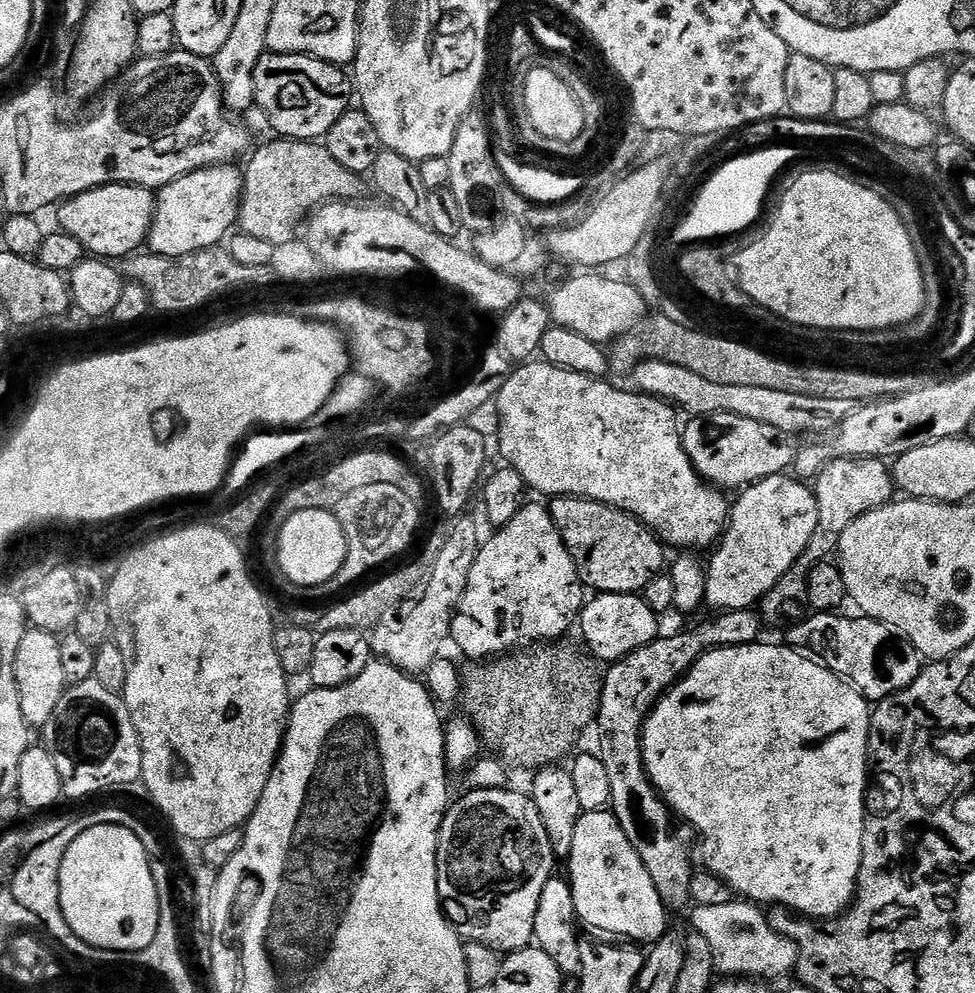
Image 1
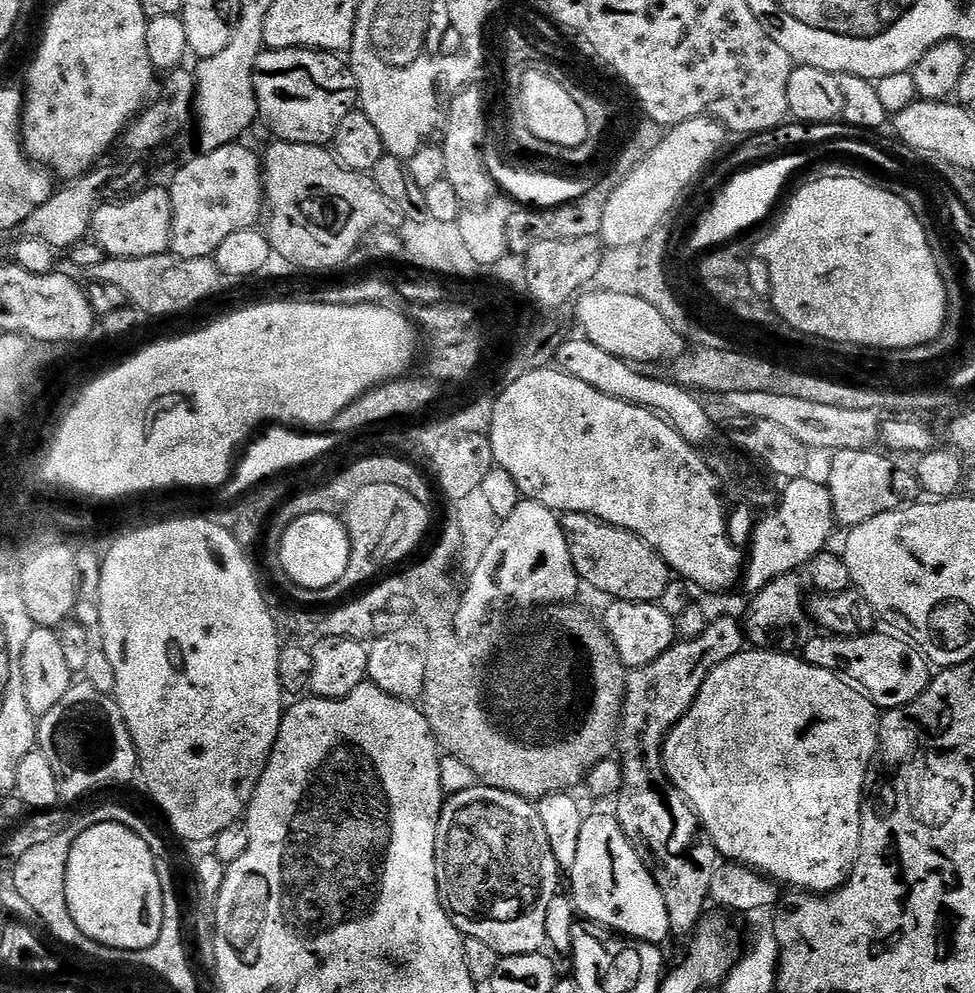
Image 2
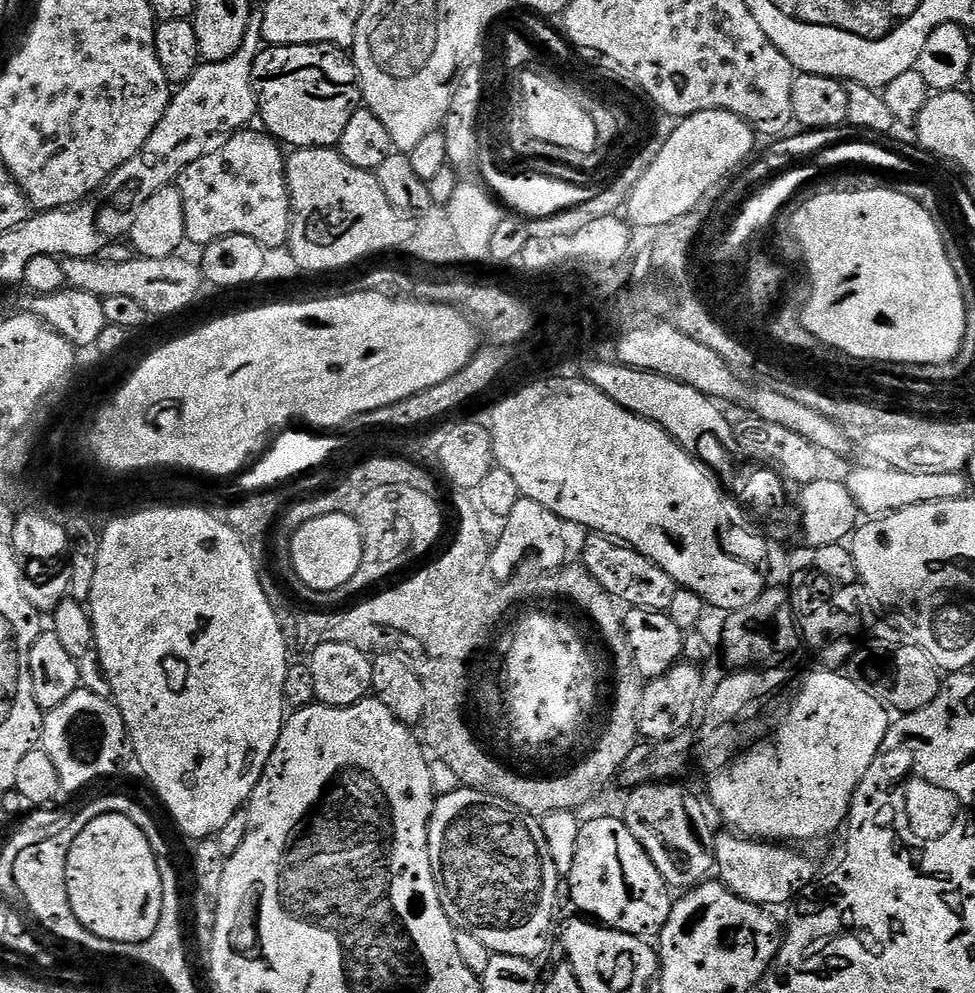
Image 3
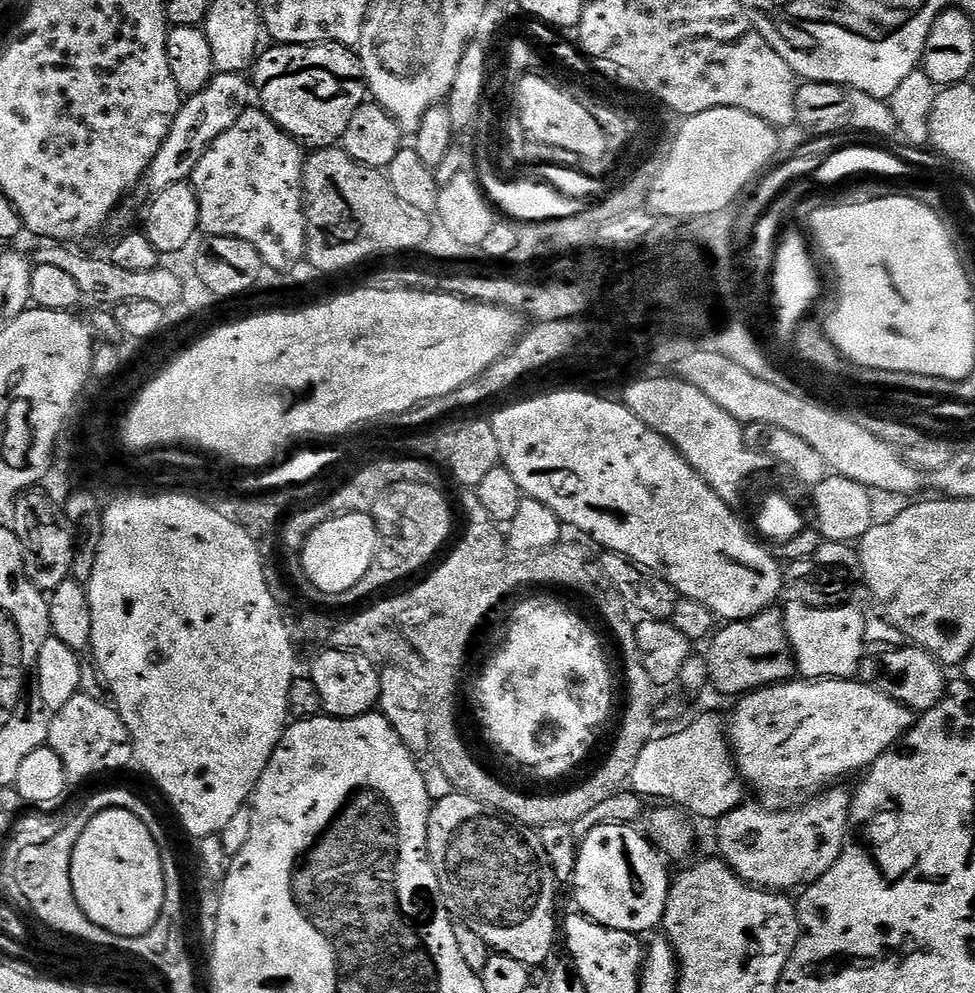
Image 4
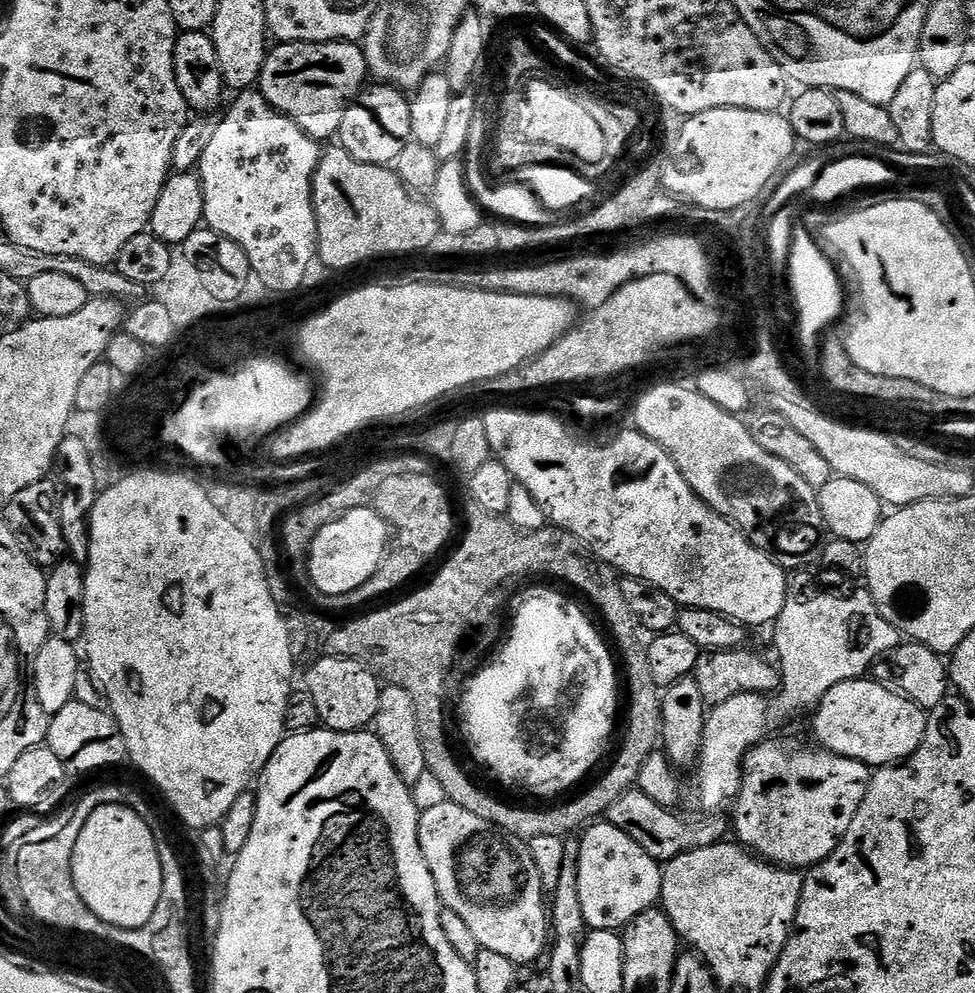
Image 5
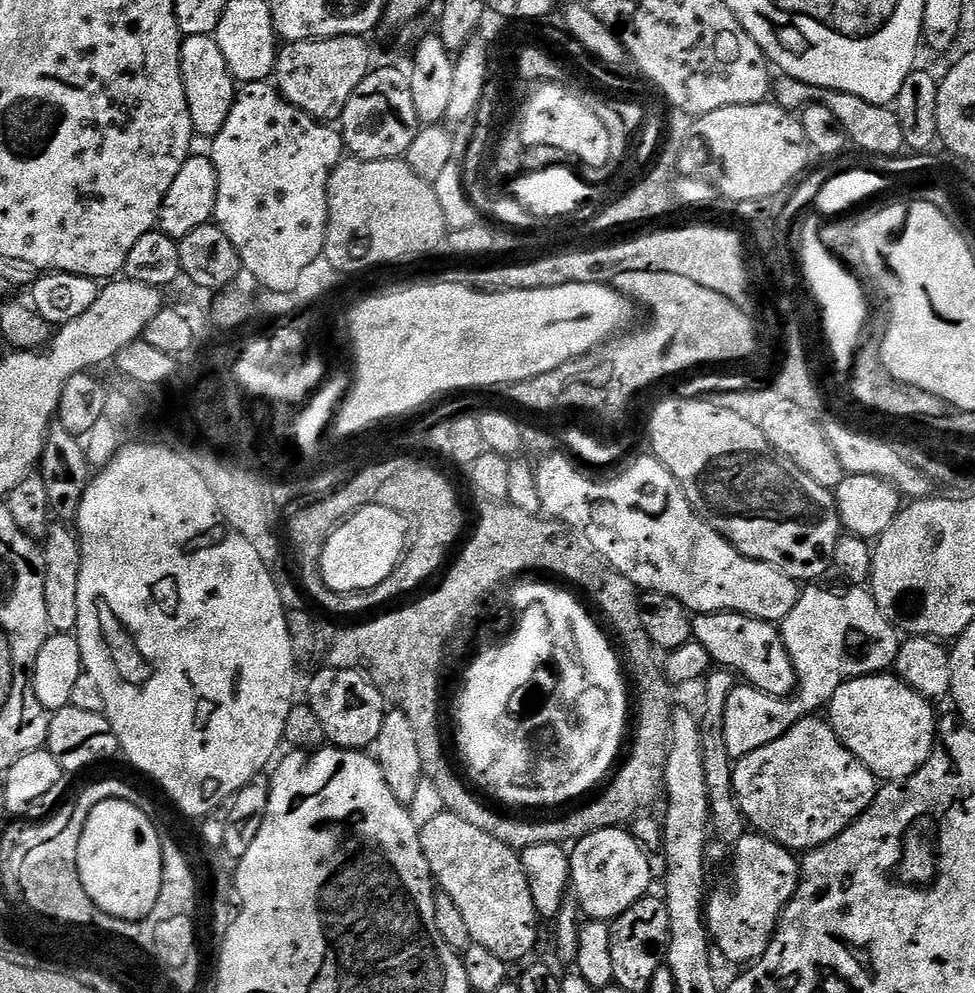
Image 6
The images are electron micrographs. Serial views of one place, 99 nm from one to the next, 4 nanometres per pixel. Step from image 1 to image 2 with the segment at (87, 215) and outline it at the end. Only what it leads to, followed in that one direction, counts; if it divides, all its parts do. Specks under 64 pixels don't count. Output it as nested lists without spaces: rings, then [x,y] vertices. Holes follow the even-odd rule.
[[[149,186],[137,196],[103,204],[92,215],[91,239],[105,257],[150,258],[165,255],[172,246],[172,194],[167,187]]]

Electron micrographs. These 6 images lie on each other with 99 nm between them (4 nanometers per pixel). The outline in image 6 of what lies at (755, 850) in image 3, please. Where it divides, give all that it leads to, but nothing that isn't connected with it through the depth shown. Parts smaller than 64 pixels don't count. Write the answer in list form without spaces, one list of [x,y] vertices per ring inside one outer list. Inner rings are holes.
[[[813,714],[799,720],[782,738],[739,757],[732,770],[733,794],[741,814],[761,836],[768,836],[797,854],[807,854],[838,838],[874,802],[878,781],[874,773],[838,738],[827,719]]]

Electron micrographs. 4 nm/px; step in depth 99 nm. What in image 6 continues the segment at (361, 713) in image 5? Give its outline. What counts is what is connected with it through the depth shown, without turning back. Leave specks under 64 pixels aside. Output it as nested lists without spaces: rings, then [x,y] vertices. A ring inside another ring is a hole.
[[[324,666],[316,671],[320,670],[321,672],[313,674],[312,681],[308,684],[306,703],[314,710],[314,714],[318,714],[325,741],[338,748],[371,749],[384,721],[386,701],[383,694],[357,668]]]

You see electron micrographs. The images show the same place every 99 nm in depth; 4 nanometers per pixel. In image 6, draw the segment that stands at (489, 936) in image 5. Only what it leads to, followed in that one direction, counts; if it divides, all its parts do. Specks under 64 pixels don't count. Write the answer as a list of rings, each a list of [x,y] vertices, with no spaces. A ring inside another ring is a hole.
[[[444,811],[420,828],[422,854],[426,854],[426,862],[432,871],[432,879],[439,891],[454,898],[454,906],[462,913],[466,922],[466,930],[470,930],[473,944],[486,946],[490,954],[498,954],[498,958],[515,962],[527,961],[536,948],[536,923],[538,917],[534,898],[530,898],[530,882],[526,878],[526,870],[520,861],[520,852],[506,846],[506,842],[498,842],[494,834],[486,834],[486,830],[478,830],[478,826],[470,826],[466,818],[458,818],[458,814]]]

